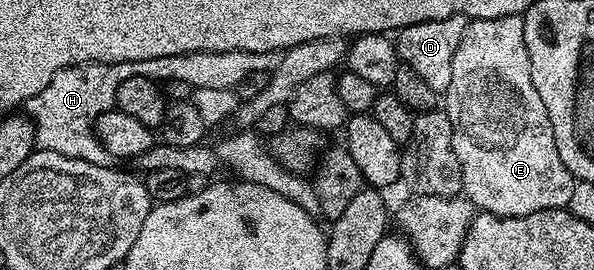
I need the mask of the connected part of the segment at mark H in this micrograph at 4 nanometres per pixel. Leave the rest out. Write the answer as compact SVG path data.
M225 50L224 52L190 52L189 54L173 54L143 60L137 65L129 62L120 64L78 64L72 68L53 74L49 86L41 90L41 94L33 94L33 98L25 101L26 115L31 117L35 127L35 148L45 152L56 152L65 158L77 158L89 162L93 166L112 167L113 157L105 146L93 134L95 119L101 114L115 108L117 86L130 76L138 75L156 82L169 78L181 78L181 82L189 82L192 89L232 90L238 89L239 83L249 74L273 71L279 64L280 53L277 52L242 52L241 50Z

